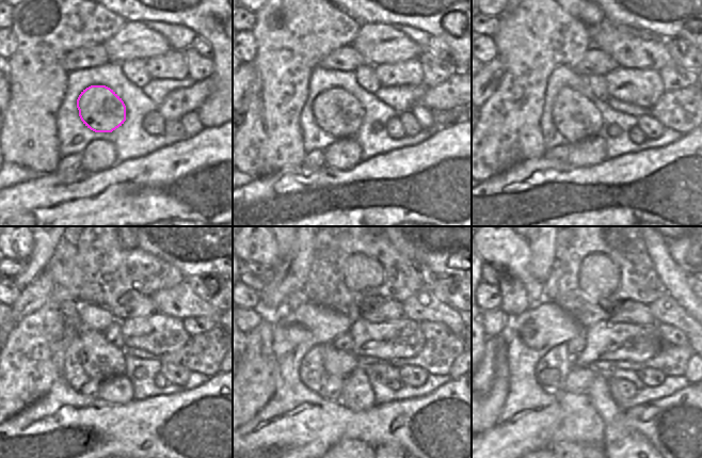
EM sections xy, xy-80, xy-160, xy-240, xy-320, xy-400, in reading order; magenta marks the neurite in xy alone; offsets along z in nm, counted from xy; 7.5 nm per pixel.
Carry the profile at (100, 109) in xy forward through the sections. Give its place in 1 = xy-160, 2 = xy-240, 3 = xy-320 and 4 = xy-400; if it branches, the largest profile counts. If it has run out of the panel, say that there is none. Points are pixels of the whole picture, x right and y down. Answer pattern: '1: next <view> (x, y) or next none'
1: next xy-160 (574, 115)
2: next xy-240 (100, 360)
3: next xy-320 (336, 362)
4: next xy-400 (507, 248)

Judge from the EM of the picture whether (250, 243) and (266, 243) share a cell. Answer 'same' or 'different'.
same

